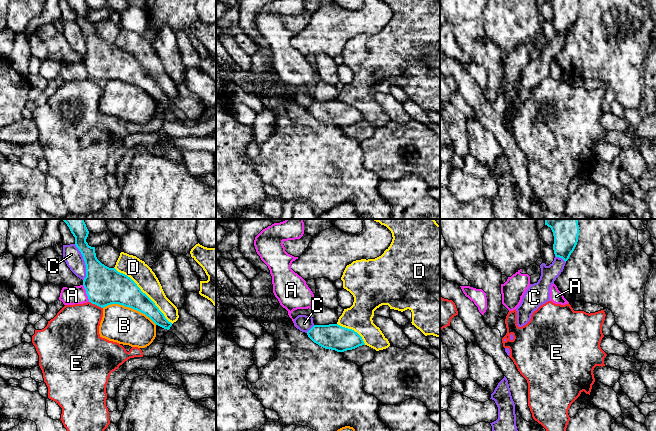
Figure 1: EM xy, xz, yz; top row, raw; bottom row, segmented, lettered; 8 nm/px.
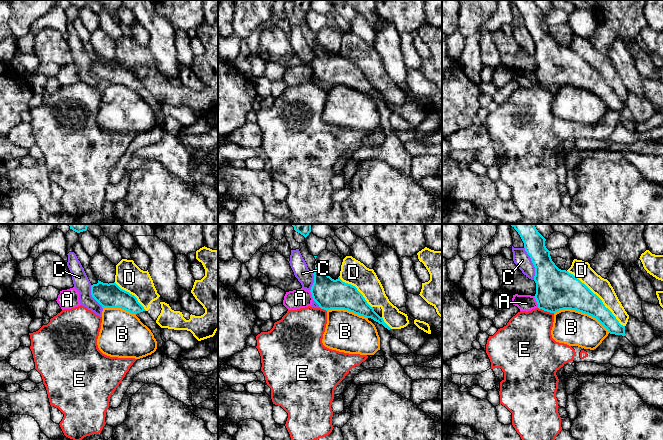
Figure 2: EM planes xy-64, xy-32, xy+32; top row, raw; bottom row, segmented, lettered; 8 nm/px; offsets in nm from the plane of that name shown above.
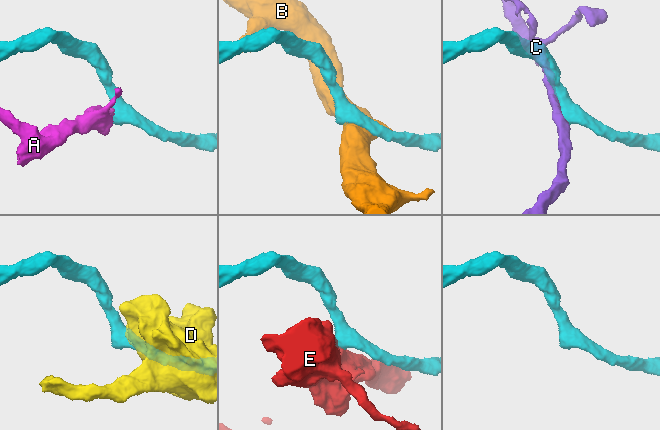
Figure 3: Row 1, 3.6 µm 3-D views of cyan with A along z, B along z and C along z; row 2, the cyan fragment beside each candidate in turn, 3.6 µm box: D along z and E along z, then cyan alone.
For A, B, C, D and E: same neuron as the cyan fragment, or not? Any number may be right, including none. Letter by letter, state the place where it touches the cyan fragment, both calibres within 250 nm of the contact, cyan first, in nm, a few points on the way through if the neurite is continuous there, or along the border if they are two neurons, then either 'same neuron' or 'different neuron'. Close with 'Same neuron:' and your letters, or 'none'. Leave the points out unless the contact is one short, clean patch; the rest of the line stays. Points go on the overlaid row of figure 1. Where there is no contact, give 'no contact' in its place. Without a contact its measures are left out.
A: meets cyan in xy at (86, 293); 300 nm thick on the cyan side, 140 nm on the other; border along xy (82, 285), (89, 301); different neuron
B: meets cyan in xy at (130, 307); 300 nm thick on the cyan side, 300 nm on the other; different neuron
C: meets cyan in xy at (85, 262); 300 nm thick on the cyan side, 140 nm on the other; different neuron
D: meets cyan in xy at (144, 293); 260 nm thick on the cyan side, 170 nm on the other; different neuron
E: meets cyan in xy at (96, 304); 300 nm thick on the cyan side, 360 nm on the other; border along xy (89, 301), (102, 308); different neuron
Same neuron: none

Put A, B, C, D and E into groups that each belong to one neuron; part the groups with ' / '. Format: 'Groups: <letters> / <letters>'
Groups: A / B / C / D / E

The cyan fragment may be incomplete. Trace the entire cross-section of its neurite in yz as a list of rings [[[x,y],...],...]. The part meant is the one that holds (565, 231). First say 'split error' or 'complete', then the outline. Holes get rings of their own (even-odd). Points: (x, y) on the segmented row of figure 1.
complete; [[[545,219],[545,225],[551,228],[554,236],[553,250],[556,257],[565,262],[574,251],[579,236],[577,219]]]

